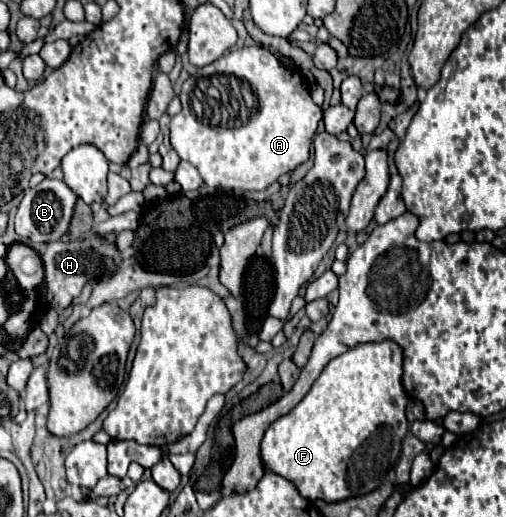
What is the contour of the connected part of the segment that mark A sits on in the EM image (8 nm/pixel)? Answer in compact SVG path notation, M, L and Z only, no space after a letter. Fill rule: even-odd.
M253 45L253 47L243 47L243 49L235 49L235 51L229 51L225 53L221 59L217 59L215 63L203 67L197 71L197 75L189 77L183 87L181 87L181 113L179 115L173 115L171 117L171 123L169 123L169 129L171 129L171 147L177 151L177 155L183 159L183 161L189 161L193 167L197 167L201 179L209 185L209 187L223 187L223 189L229 189L229 191L235 191L235 189L243 189L243 191L263 191L265 187L269 187L271 183L275 183L283 173L291 173L297 165L305 163L309 159L309 149L311 149L311 141L313 141L313 135L315 135L315 129L317 129L317 123L323 119L323 113L321 109L311 101L311 95L309 95L309 85L305 83L303 75L295 69L295 67L285 67L271 51L267 51L265 47L261 45ZM195 99L203 101L203 107L205 103L211 107L215 101L217 101L217 111L211 111L211 117L207 117L203 113L203 107L199 107L199 111L193 111L195 107Z

